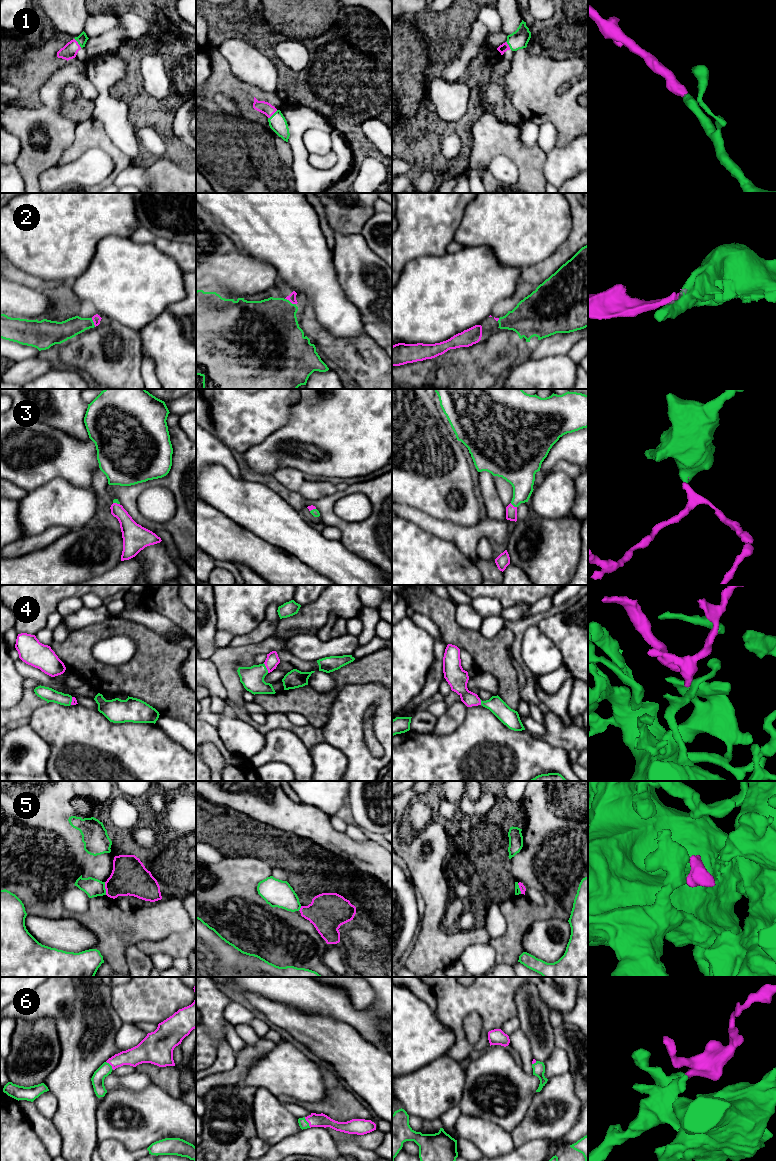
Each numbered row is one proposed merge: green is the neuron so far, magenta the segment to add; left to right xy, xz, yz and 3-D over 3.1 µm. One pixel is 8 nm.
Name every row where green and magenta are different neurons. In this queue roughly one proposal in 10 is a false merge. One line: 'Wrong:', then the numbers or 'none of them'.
Wrong: 5

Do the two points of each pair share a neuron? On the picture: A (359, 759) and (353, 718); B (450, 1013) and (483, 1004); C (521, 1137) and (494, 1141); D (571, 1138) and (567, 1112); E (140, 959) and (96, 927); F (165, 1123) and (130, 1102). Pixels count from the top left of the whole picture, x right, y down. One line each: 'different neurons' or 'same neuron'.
A: same neuron
B: same neuron
C: different neurons
D: different neurons
E: different neurons
F: same neuron

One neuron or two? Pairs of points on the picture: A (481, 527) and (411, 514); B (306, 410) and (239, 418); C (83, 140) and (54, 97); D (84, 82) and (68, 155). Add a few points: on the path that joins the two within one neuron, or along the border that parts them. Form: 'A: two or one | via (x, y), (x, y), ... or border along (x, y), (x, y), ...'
A: one | via (464, 533), (437, 531), (428, 524)
B: two | border along (299, 399), (291, 408), (288, 420), (276, 431)
C: one | via (72, 132), (54, 114), (54, 108)
D: one | via (61, 86), (56, 91), (56, 132)

